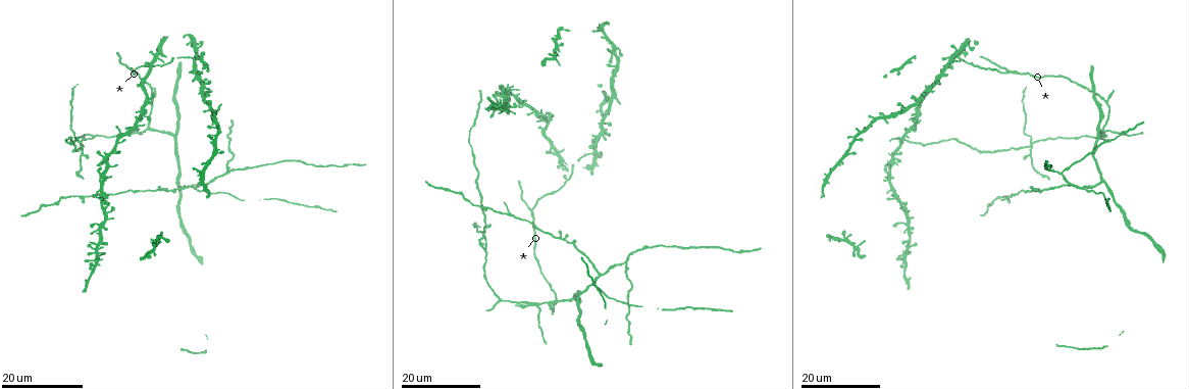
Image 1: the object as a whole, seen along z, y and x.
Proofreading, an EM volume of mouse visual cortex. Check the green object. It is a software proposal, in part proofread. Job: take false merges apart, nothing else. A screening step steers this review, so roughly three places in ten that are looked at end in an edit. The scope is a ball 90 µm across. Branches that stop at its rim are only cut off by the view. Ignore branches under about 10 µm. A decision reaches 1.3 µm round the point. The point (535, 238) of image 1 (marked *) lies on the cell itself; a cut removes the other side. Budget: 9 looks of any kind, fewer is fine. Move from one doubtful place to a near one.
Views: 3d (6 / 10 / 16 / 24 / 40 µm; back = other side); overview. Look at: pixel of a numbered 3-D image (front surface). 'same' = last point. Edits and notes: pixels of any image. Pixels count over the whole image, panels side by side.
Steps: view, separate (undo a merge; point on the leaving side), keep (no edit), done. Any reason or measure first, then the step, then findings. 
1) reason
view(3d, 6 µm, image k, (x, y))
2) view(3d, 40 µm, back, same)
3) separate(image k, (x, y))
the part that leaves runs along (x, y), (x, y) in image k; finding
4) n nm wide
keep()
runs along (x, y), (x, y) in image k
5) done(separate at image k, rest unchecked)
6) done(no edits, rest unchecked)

branch point
view(3d, 24 µm, image 1, (600, 272))

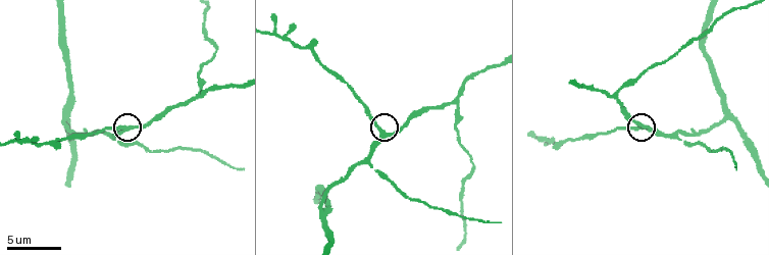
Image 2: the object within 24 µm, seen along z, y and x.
view(3d, 6 µm, image 2, (128, 129))

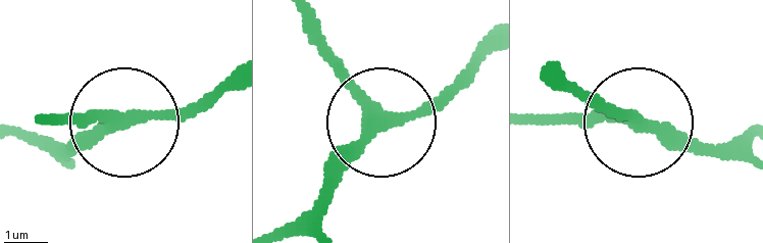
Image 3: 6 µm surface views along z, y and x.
side arm 48 µm; 3 arms
keep()
continuous, no second cell

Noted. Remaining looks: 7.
view(3d, 16 µm, image 2, (322, 214))

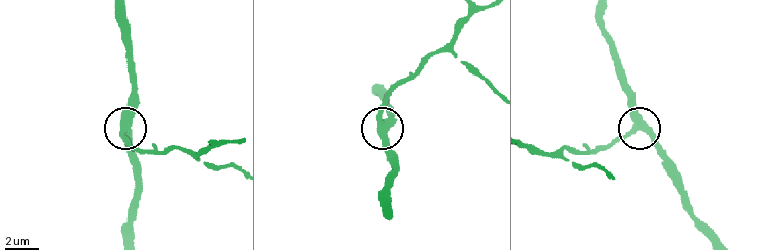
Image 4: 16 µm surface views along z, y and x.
380 nm wide
keep()
runs along (603, 19), (603, 32), (637, 129), (608, 145) in image 4; all the same cell

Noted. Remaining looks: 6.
three arms meet
view(3d, 16 µm, image 1, (534, 305))

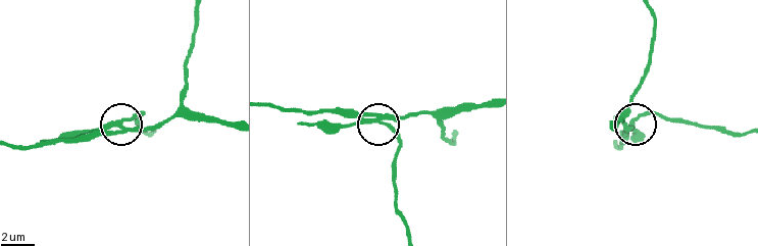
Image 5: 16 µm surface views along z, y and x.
view(3d, 6 µm, image 5, (380, 118))

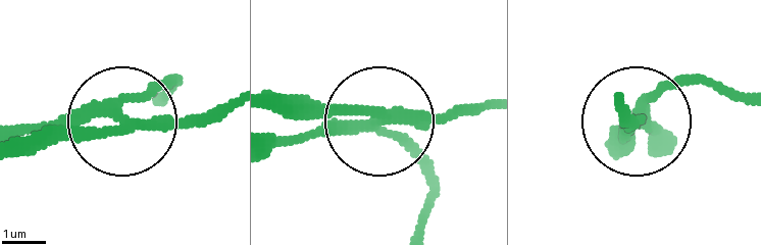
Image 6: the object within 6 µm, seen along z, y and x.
view(3d, 6 µm, back, image 6, (380, 119))

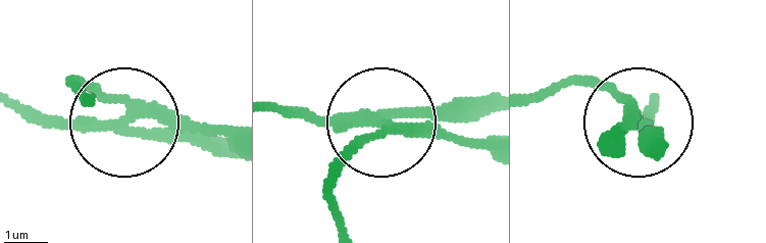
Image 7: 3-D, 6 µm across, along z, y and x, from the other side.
separate(image 7, (340, 163))
the part that leaves runs along (388, 128), (341, 172), (337, 227) in image 7; a second cell is stuck on

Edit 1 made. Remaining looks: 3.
four arms meet
view(3d, 24 µm, image 1, (1030, 146))

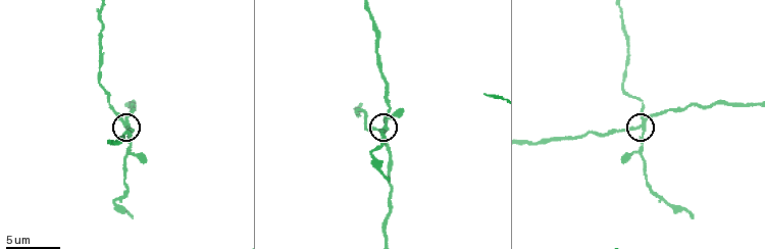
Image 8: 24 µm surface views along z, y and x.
view(3d, 6 µm, image 8, (641, 128))

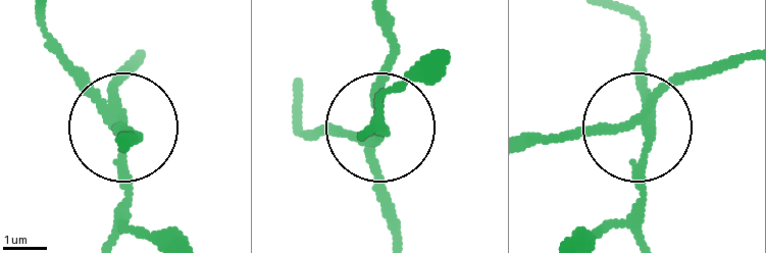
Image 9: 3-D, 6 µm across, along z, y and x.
separate(image 9, (125, 176))
the part that leaves runs along (112, 110), (46, 18) in image 9; two cells meet here

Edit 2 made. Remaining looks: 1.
done(separate at image 7, separate at image 9, rest unchecked)

